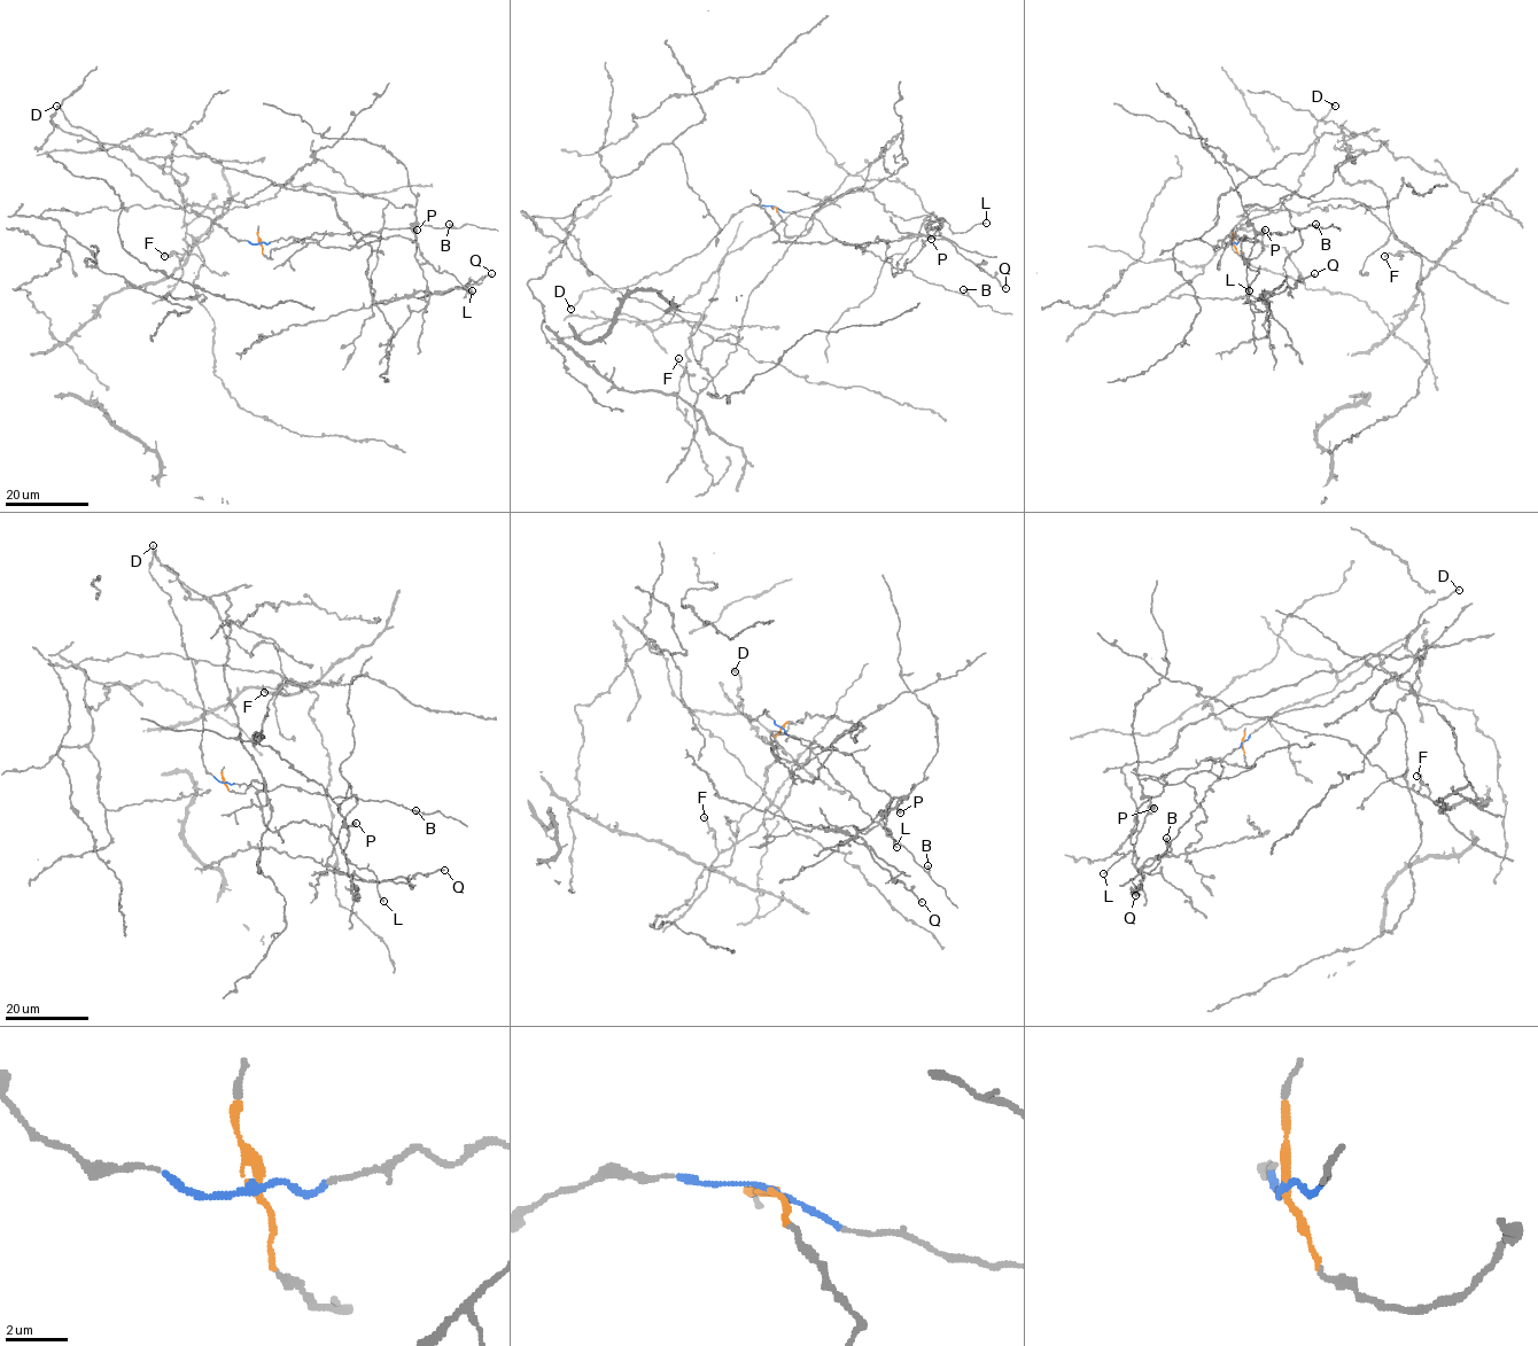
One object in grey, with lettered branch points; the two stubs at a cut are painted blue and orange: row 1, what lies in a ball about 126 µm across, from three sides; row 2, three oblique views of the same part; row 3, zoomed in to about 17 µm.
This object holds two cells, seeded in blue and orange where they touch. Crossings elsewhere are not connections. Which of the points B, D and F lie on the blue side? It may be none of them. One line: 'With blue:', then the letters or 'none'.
With blue: B, D

